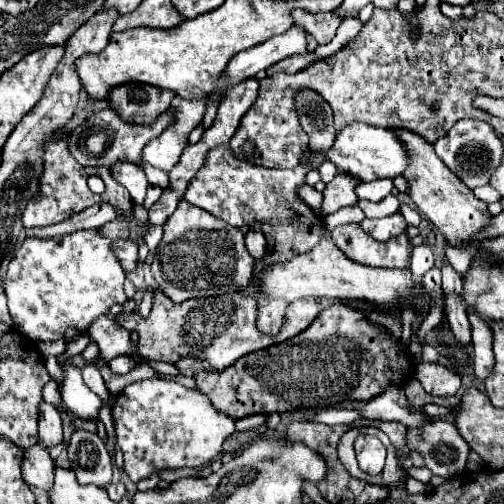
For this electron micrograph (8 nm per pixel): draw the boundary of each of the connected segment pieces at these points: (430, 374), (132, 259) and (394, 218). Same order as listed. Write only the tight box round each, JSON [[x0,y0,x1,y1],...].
[[415,362,461,396],[113,240,137,272],[361,212,407,240]]

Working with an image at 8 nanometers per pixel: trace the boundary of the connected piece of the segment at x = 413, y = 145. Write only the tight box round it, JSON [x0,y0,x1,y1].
[395,130,489,246]

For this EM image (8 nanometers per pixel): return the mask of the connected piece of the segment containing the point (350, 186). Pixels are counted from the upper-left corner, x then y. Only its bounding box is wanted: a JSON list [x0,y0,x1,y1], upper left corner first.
[321,174,359,214]

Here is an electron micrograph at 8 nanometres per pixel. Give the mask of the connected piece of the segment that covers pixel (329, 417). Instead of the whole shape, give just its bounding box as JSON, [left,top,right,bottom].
[313,408,361,426]

